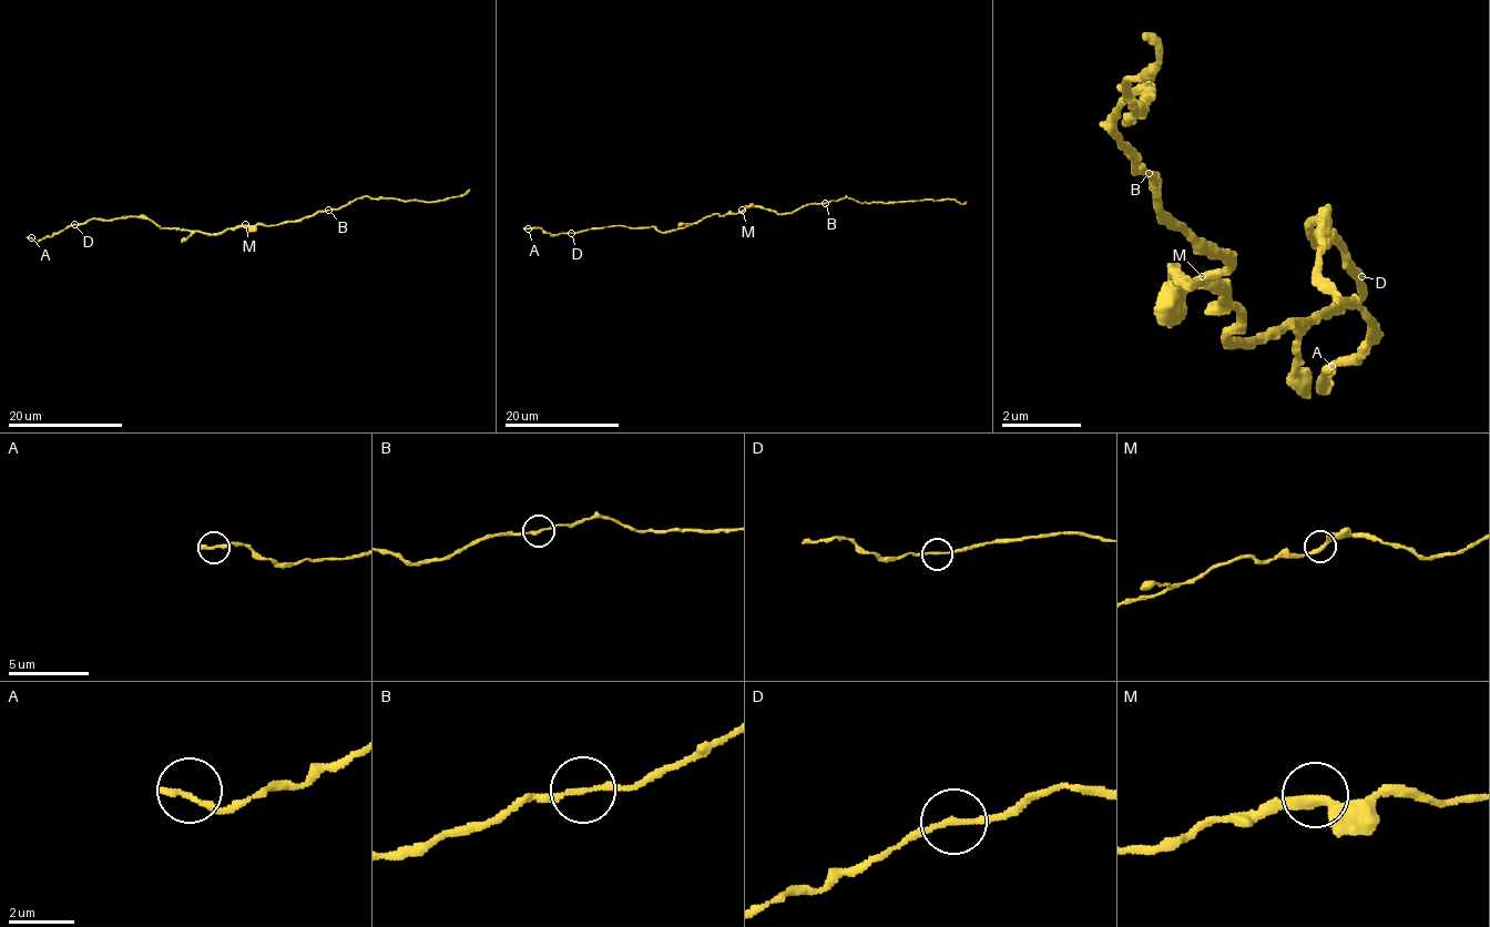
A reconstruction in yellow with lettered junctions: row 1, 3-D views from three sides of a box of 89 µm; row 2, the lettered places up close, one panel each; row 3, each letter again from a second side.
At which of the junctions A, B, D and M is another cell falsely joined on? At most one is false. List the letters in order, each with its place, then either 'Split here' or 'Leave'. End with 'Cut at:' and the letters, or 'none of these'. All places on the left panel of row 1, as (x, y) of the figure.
A: Place: (31, 237). Leave
B: Place: (328, 210). Split here
D: Place: (74, 224). Leave
M: Place: (245, 224). Leave
Cut at: B

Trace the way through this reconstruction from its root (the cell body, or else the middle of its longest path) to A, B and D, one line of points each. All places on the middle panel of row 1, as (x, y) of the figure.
A: (744, 212), (711, 214), (667, 232), (653, 227), (613, 226), (550, 234), (538, 227), (528, 228)
B: (744, 212), (747, 207), (762, 207), (786, 214), (808, 204), (825, 203)
D: (744, 212), (711, 214), (667, 232), (653, 227), (613, 226), (571, 233)

